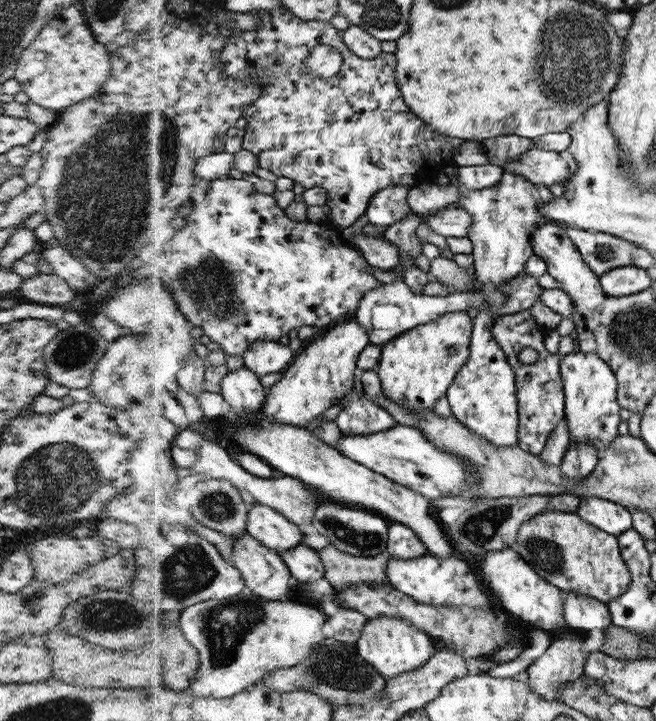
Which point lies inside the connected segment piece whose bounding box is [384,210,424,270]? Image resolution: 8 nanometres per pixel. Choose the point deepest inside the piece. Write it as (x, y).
(403, 233)

